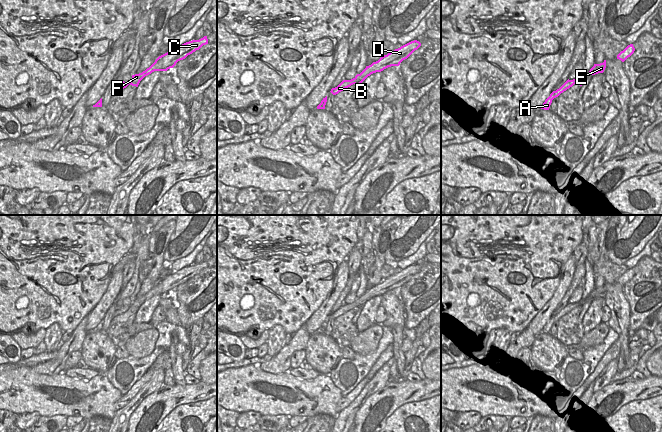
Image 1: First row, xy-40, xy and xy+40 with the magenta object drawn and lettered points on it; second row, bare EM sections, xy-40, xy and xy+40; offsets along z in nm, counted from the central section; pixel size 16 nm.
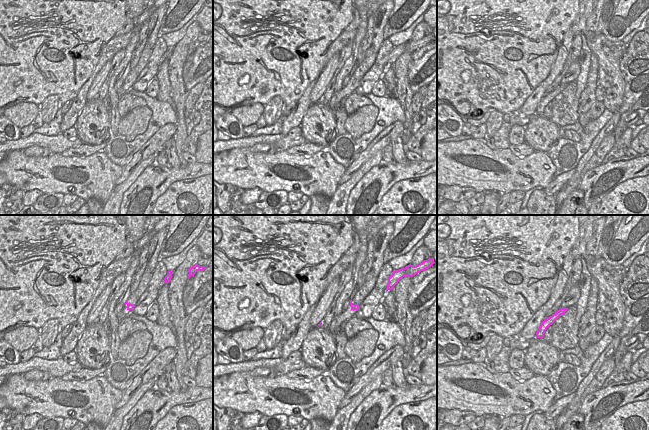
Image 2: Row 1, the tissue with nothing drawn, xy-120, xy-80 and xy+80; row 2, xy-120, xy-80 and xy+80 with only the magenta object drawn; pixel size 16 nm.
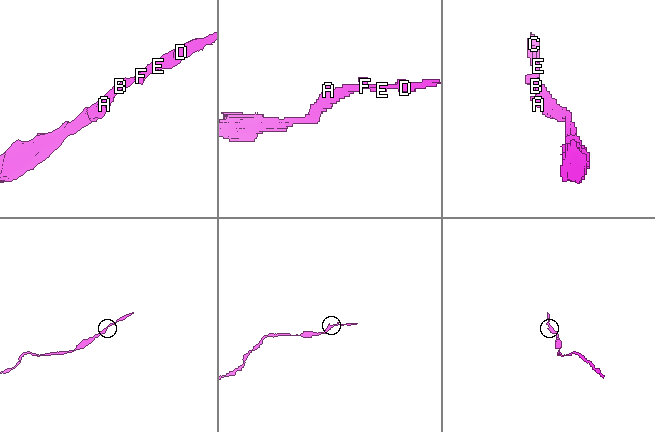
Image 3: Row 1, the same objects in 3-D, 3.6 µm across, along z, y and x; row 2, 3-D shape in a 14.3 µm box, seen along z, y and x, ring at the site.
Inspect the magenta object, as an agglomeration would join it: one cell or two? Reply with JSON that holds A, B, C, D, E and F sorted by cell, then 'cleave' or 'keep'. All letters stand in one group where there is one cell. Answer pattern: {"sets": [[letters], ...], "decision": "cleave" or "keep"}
{"sets": [["A", "B", "C", "D", "E", "F"]], "decision": "keep"}

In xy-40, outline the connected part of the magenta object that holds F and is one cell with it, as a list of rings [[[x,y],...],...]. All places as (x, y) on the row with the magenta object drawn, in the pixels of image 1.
[[[204,36],[199,40],[192,40],[178,47],[174,47],[167,53],[159,56],[155,62],[145,71],[132,75],[132,79],[130,81],[122,81],[121,83],[118,83],[115,86],[113,93],[126,88],[129,84],[138,87],[140,81],[145,76],[151,74],[154,71],[167,71],[168,69],[173,68],[178,61],[185,59],[188,55],[192,54],[196,50],[199,50],[203,45],[206,44],[208,44],[208,39],[207,36]]]

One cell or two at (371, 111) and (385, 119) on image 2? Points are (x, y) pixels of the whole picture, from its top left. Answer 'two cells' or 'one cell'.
two cells

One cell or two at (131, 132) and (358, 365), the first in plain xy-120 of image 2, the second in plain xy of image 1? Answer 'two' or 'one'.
two

